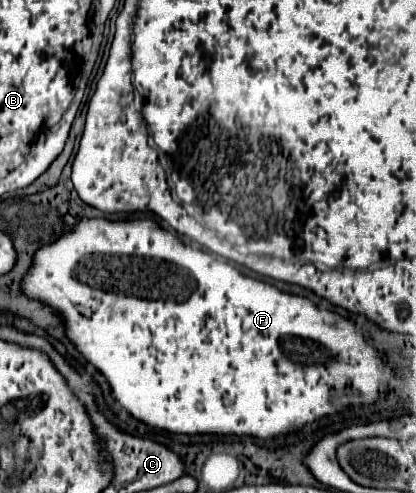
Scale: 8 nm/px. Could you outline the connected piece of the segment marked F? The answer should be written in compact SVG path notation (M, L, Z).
M149 212L143 218L128 216L122 221L81 220L81 224L77 224L77 228L69 232L69 236L61 236L55 244L37 250L33 258L33 266L23 280L23 292L29 298L37 298L59 310L59 314L63 316L67 336L77 346L77 350L95 368L103 372L103 376L107 378L113 390L115 400L121 404L123 410L133 414L137 420L143 420L155 428L169 432L181 432L181 434L213 432L213 434L247 434L257 438L273 438L277 434L299 430L303 424L339 412L345 406L371 404L381 398L389 380L393 378L393 372L381 360L377 348L357 330L357 326L351 320L341 318L339 314L329 310L319 310L315 304L311 304L305 298L283 294L267 282L249 278L244 271L253 272L253 270L249 270L247 266L243 266L242 274L242 266L235 260L227 260L223 256L213 254L211 250L199 246L195 240L191 240L185 234L175 232L174 235L181 242L171 234L168 230L161 230L160 225Z

